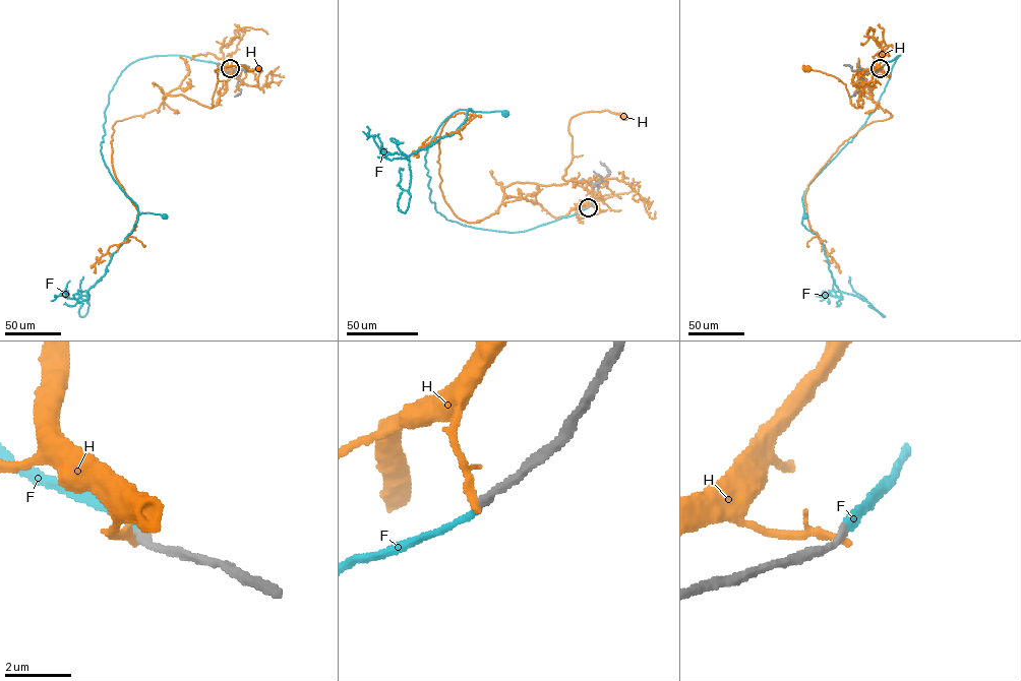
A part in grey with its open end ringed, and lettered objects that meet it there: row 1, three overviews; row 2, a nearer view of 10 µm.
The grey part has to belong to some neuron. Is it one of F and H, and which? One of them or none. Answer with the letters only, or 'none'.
F

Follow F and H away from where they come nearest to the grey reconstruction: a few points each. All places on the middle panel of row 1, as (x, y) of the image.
F: (588, 207), (516, 232), (463, 225), (436, 211), (429, 197), (425, 156), (437, 129), (459, 110), (504, 113)
H: (588, 206), (592, 188), (586, 181), (565, 181), (562, 177), (573, 156), (569, 120), (592, 111), (623, 116)

